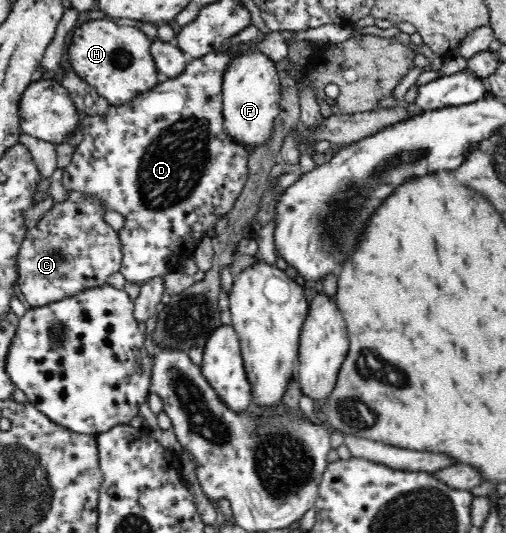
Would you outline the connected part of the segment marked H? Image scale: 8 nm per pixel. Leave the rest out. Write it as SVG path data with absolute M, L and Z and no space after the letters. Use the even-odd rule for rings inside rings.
M109 18L90 20L75 27L69 37L67 58L75 75L90 84L112 105L120 105L153 88L160 81L149 36L134 26L119 26Z

